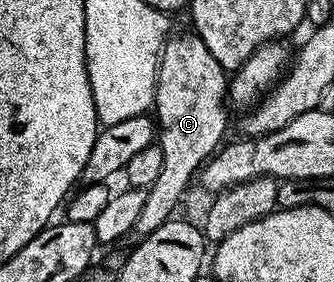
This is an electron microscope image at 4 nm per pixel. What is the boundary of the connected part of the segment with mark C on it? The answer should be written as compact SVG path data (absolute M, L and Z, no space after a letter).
M176 33L166 40L157 65L153 107L158 124L157 145L163 150L163 169L147 190L147 201L129 235L132 243L140 243L176 213L174 210L189 182L192 178L194 181L205 161L220 149L227 130L228 81L225 68L212 57L196 33Z

